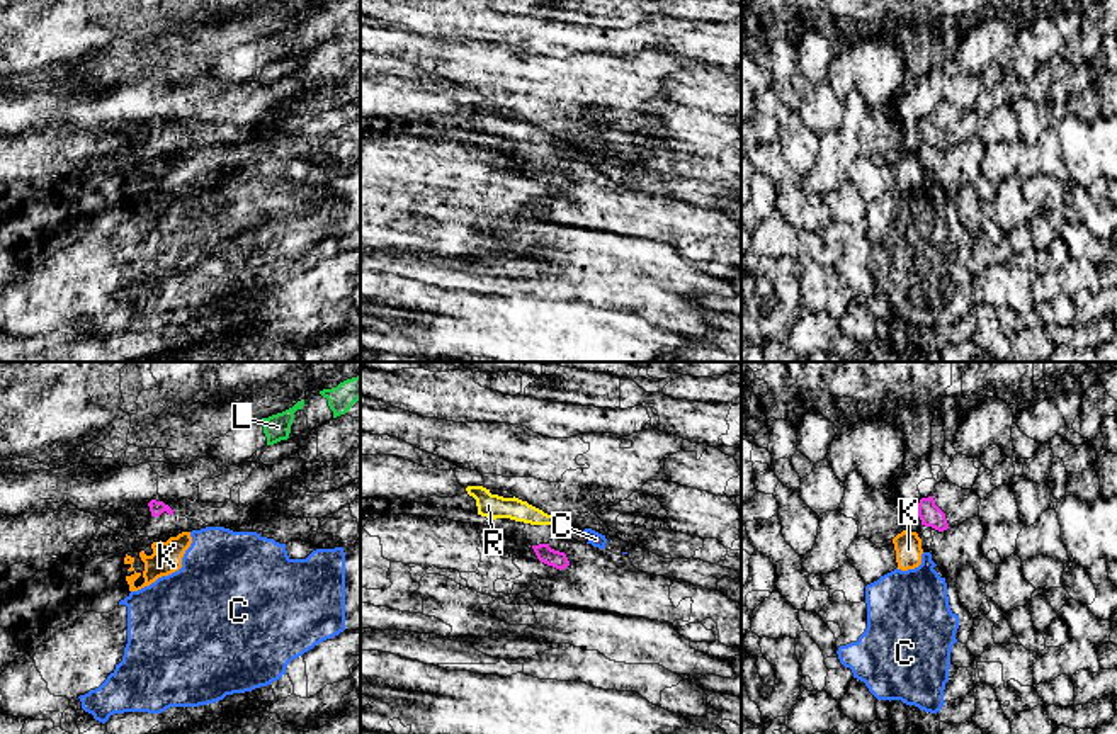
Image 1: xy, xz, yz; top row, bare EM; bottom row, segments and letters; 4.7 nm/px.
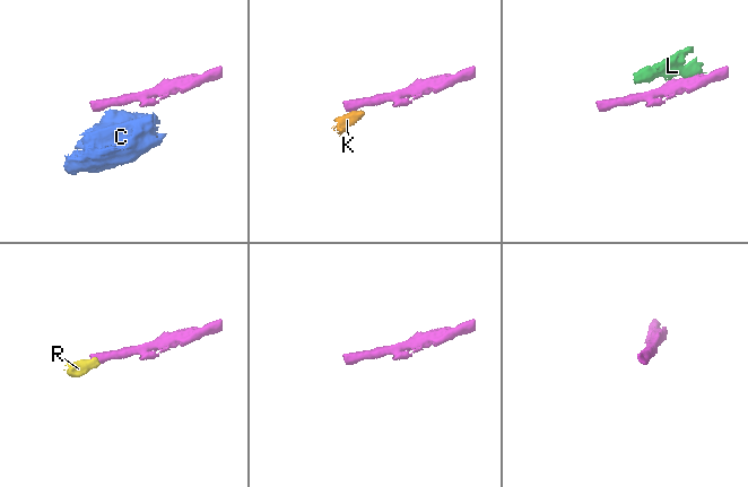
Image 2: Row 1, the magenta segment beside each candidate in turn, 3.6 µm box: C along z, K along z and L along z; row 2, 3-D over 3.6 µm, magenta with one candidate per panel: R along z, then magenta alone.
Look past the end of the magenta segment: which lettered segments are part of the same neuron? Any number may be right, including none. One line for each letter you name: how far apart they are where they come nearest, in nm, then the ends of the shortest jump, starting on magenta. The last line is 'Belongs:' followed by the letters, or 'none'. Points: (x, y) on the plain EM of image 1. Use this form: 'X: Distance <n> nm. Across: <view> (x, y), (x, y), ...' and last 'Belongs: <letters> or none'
R: Distance 100 nm. Across: xz (539, 163), (539, 143)
Belongs: R

